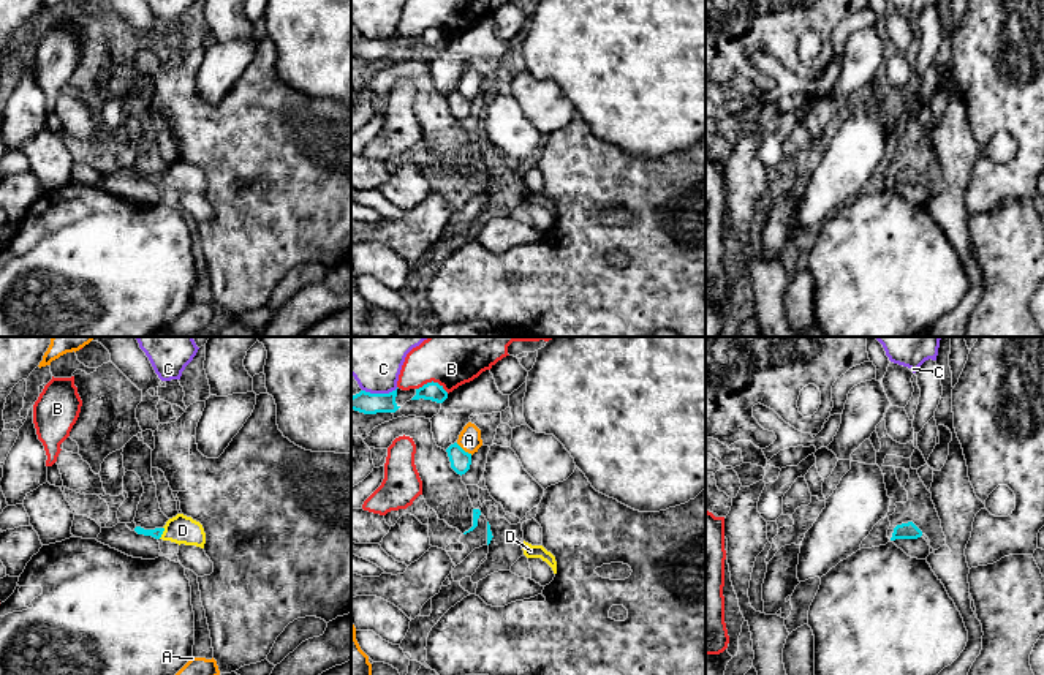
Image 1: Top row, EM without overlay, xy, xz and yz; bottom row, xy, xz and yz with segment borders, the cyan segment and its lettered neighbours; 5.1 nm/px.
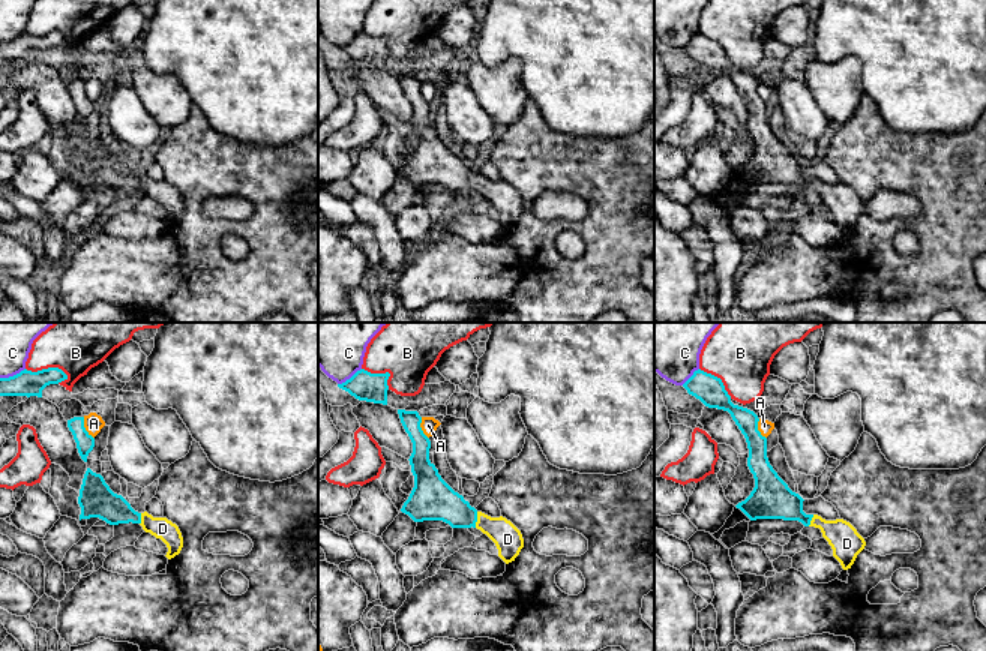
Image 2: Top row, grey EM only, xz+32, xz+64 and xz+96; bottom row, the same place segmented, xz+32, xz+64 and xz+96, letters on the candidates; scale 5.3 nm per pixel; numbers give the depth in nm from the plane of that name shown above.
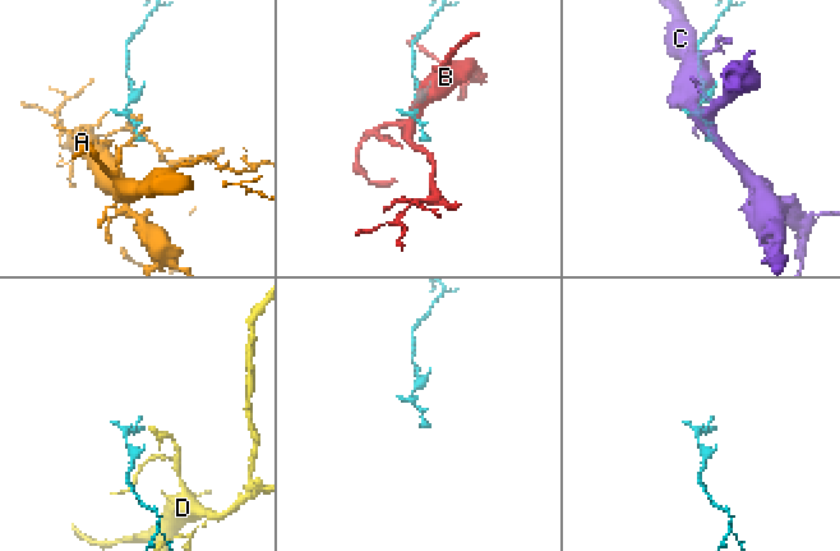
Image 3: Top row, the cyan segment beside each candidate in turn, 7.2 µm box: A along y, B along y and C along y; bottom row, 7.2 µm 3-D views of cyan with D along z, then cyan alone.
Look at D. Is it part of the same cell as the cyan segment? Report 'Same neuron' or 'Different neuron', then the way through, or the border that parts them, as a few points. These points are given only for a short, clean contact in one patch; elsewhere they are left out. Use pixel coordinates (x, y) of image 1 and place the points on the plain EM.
Same neuron. Path across: xy (155, 179), (162, 179), (182, 176)

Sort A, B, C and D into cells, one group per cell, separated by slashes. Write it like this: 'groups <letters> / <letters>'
groups A / B / C / D

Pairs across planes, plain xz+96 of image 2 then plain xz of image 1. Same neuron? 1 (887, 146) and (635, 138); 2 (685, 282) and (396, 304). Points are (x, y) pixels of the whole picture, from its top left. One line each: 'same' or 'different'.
1: different
2: different

